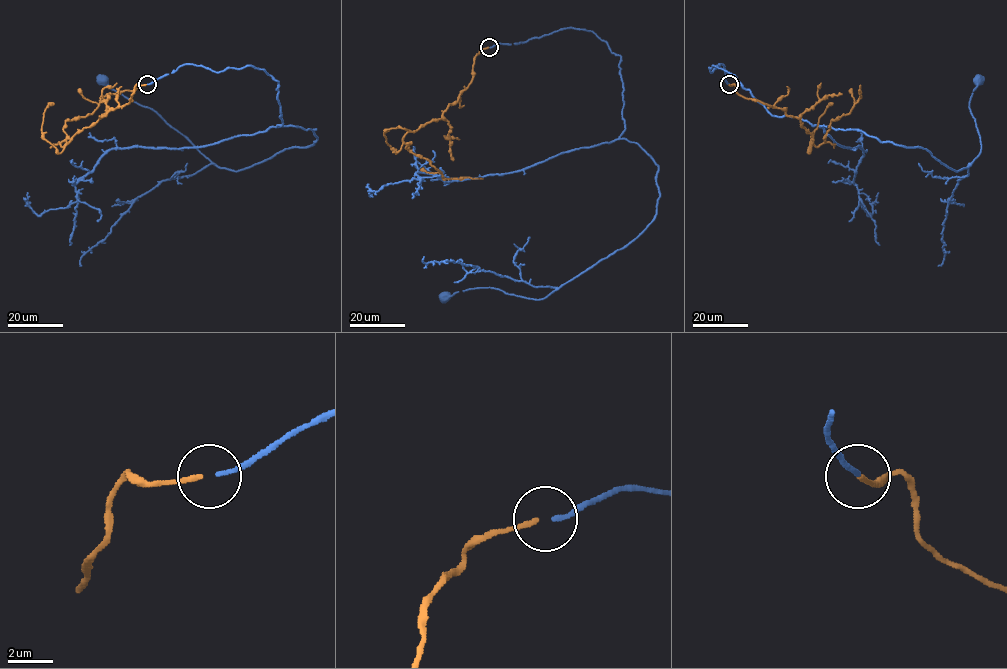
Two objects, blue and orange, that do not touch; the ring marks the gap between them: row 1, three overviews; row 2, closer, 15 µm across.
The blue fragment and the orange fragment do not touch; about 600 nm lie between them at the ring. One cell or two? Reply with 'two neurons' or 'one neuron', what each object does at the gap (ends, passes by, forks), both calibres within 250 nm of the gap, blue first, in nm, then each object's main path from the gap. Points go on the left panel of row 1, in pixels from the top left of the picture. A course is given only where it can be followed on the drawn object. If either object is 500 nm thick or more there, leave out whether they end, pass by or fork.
one neuron; blue ends; orange ends; calibres 200 and 240 nm; course blue (148, 84), (186, 64), (262, 69), (278, 82), (277, 126), (317, 139), (218, 167), (101, 77); course orange (145, 85), (136, 84), (127, 104), (60, 145), (68, 120), (91, 114), (103, 97), (140, 85)

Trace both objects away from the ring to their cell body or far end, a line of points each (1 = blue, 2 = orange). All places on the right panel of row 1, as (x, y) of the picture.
1: (729, 84), (722, 64), (709, 67), (773, 115), (925, 148), (955, 171), (981, 148), (969, 107), (978, 77)
2: (729, 85), (740, 95), (798, 118), (816, 147), (825, 142), (830, 122), (848, 114), (860, 97), (860, 85)

